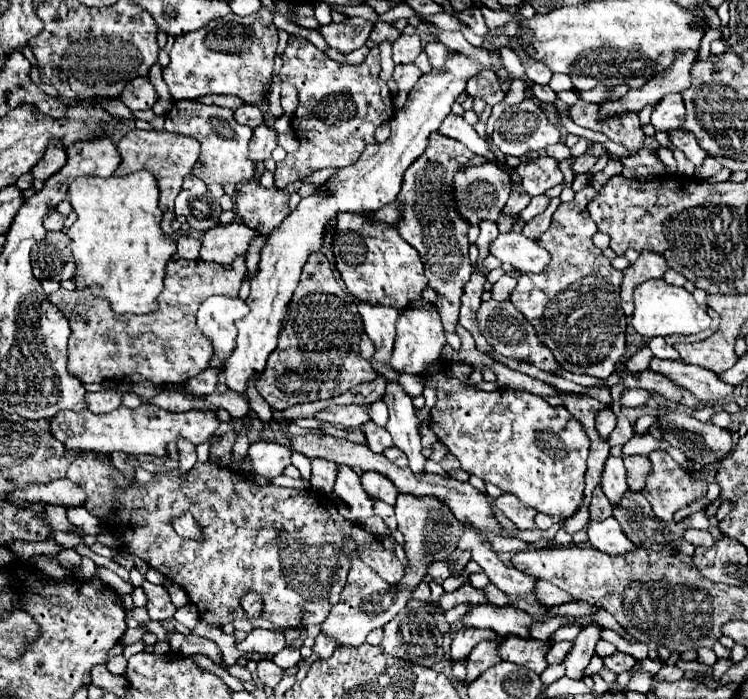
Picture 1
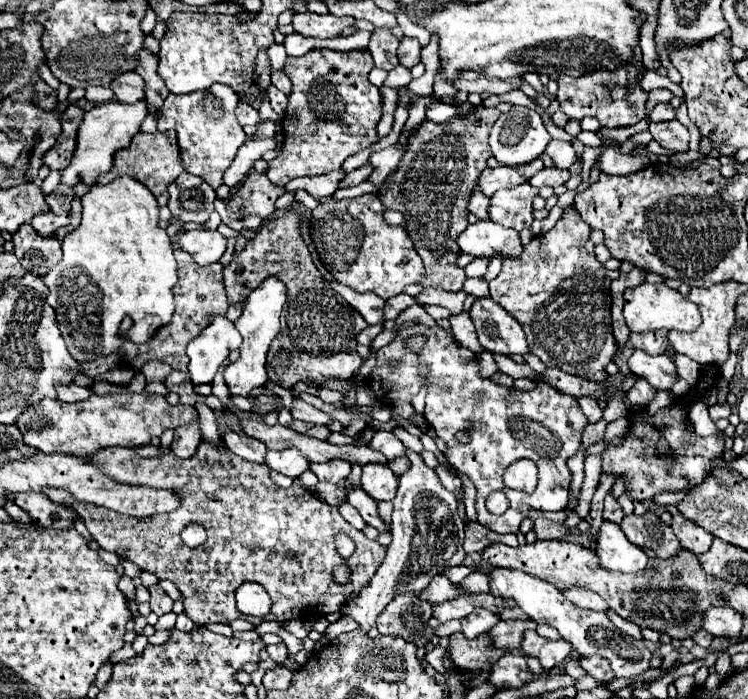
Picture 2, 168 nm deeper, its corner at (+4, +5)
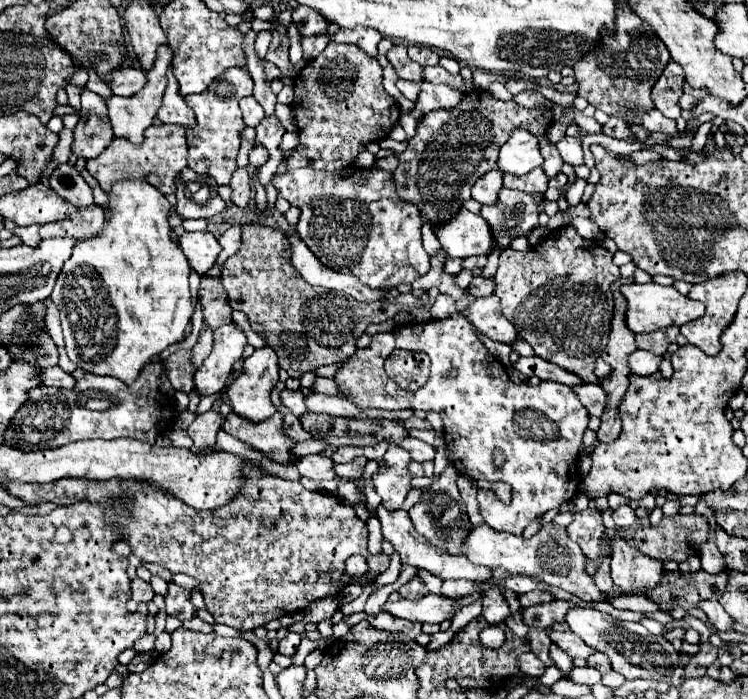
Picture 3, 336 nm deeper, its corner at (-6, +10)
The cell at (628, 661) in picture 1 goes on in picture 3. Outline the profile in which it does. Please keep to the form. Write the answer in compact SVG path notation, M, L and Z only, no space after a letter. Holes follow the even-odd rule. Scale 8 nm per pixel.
M593 653L589 659L587 659L587 665L591 665L591 667L595 667L599 673L607 673L607 671L611 671L611 663L609 663L609 659L603 655L603 653Z

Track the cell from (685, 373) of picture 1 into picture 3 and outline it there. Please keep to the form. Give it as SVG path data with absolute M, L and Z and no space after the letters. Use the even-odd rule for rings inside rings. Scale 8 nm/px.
M633 351L631 355L629 355L629 369L631 369L631 373L635 373L635 375L641 375L641 377L647 377L647 375L651 375L651 373L655 373L655 371L659 371L659 363L661 363L661 357L655 357L653 353L649 353L649 351Z

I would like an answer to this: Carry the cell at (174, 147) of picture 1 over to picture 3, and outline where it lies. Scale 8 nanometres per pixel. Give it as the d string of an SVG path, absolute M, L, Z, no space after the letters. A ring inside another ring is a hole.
M151 125L145 129L145 141L135 145L127 139L113 139L113 143L95 159L87 161L87 171L99 181L101 189L111 191L113 183L123 179L139 179L153 185L163 195L175 193L175 177L181 169L187 167L187 139L185 129L179 125Z

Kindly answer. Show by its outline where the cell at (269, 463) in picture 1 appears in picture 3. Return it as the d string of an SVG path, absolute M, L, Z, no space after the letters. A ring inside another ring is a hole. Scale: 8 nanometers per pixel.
M307 455L297 459L297 469L303 477L315 479L315 481L325 481L325 479L335 479L333 471L333 459L323 457L323 455Z

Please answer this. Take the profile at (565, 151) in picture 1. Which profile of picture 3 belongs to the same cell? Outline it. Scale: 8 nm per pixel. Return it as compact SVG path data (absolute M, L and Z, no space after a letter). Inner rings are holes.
M563 137L557 143L557 151L561 153L563 161L569 165L583 165L583 149L581 149L581 141L575 137Z

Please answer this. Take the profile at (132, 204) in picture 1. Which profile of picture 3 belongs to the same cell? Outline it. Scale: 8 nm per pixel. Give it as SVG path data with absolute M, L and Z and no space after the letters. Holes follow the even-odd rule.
M137 179L115 183L107 203L111 217L103 233L77 245L57 277L51 299L61 313L65 351L79 369L93 375L119 377L125 385L131 385L155 355L185 339L185 329L193 317L189 293L191 267L179 245L169 237L169 207L169 201L153 185Z

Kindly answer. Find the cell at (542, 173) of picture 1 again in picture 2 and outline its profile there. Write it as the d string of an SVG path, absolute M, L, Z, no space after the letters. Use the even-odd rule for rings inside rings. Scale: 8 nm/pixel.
M529 182L515 186L511 190L497 190L489 204L489 218L495 224L509 226L517 232L531 228L533 222L533 198L539 194L539 188Z

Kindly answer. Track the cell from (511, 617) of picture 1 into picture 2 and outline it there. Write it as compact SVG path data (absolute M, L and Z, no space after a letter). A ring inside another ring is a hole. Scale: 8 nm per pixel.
M469 594L469 596L459 596L455 600L447 600L443 604L435 604L433 606L433 616L439 622L447 622L447 620L461 620L467 614L471 614L477 606L495 612L495 606L489 604L489 596L487 594Z

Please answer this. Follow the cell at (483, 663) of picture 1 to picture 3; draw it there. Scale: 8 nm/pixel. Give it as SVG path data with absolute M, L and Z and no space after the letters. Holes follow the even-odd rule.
M561 599L551 601L551 603L541 603L541 605L533 605L533 607L525 609L523 619L531 629L533 627L547 629L553 623L563 623L567 609L571 609L571 607L575 607L571 601L561 601Z

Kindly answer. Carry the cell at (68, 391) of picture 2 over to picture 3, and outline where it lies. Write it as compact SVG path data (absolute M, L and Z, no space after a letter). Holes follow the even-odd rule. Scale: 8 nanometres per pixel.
M61 367L39 369L39 381L41 381L41 385L63 387L63 389L67 389L67 385L75 385L75 379L69 373L65 373Z

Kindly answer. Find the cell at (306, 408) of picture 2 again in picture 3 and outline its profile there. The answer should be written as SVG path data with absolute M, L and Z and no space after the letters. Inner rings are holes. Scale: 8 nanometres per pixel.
M283 389L279 397L281 397L283 405L285 405L293 415L301 417L301 415L307 411L307 407L305 407L305 403L303 403L303 393L301 393L301 391L289 391L289 389Z

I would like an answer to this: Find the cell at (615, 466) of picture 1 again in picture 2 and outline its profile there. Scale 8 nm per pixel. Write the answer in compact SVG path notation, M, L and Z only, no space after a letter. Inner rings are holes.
M609 492L607 496L605 496L605 510L603 510L603 518L605 520L611 520L611 522L621 522L623 520L623 508L619 506L619 502L617 502L617 498Z

